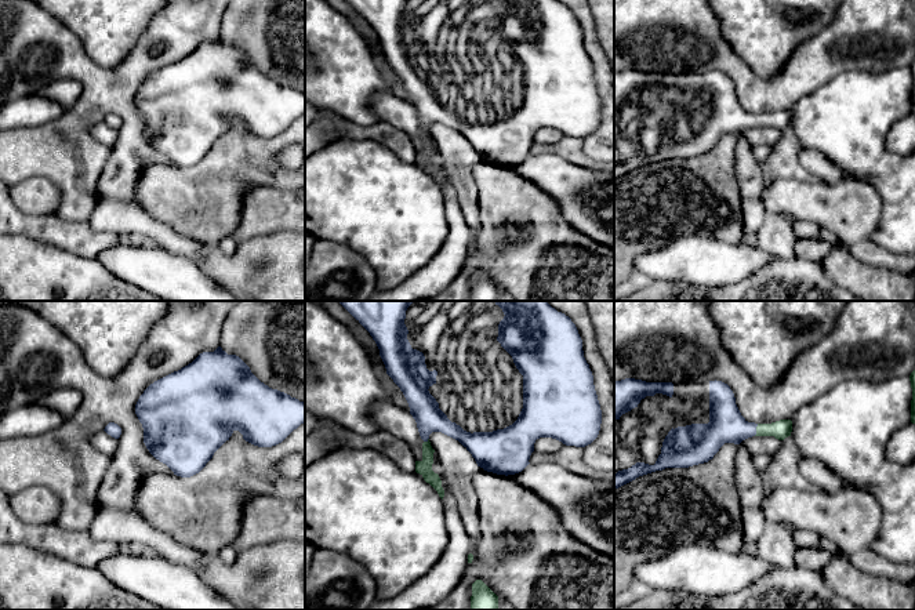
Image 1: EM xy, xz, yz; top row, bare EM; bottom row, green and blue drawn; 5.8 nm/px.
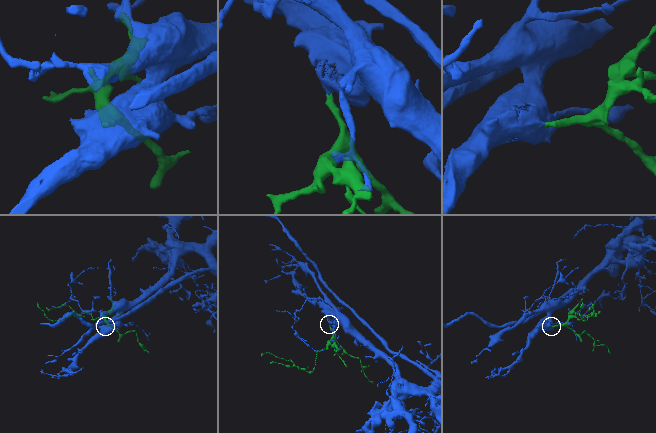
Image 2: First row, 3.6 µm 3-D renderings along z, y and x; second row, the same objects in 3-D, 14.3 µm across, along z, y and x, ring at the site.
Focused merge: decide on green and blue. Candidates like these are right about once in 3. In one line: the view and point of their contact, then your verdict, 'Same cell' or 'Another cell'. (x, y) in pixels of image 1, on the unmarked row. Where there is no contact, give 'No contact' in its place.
Touches green at yz (756, 120). Same cell

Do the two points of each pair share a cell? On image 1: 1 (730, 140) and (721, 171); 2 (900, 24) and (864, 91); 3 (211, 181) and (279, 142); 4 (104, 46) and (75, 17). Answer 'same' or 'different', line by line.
1: same
2: different
3: same
4: same

